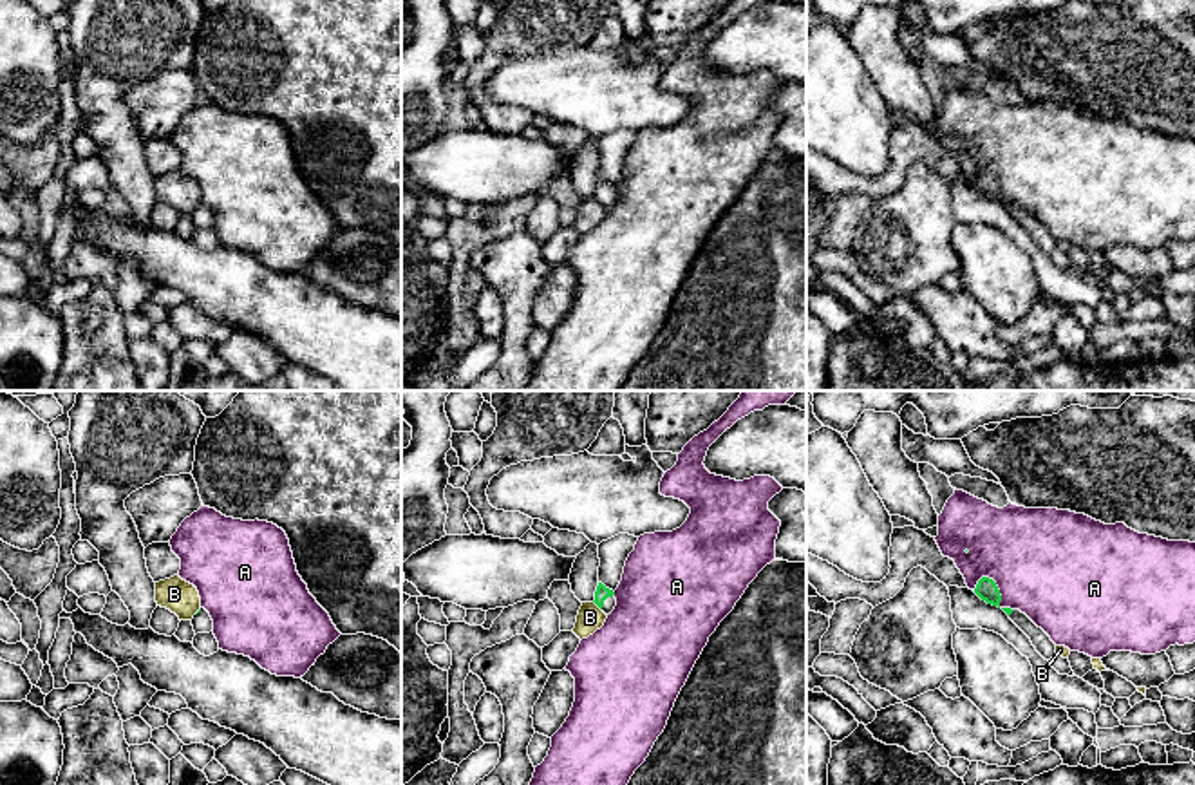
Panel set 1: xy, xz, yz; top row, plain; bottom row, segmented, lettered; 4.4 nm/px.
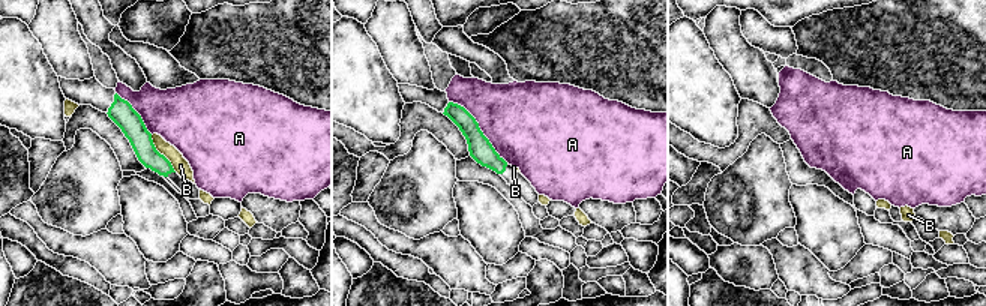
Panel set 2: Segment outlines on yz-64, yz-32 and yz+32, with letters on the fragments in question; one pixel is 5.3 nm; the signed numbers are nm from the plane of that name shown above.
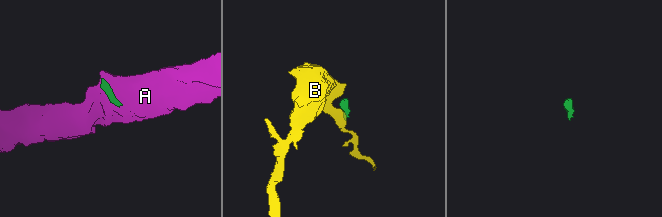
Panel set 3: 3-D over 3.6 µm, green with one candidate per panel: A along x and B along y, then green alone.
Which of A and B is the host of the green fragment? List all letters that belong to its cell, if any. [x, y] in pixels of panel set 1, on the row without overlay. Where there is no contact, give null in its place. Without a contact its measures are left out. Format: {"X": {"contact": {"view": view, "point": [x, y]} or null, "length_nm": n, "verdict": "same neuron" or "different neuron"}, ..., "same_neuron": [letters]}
{"A": {"contact": {"view": "yz", "point": [998, 187]}, "length_nm": 220, "verdict": "different neuron"}, "B": {"contact": {"view": "xz", "point": [597, 199]}, "length_nm": 60, "verdict": "different neuron"}, "same_neuron": []}

